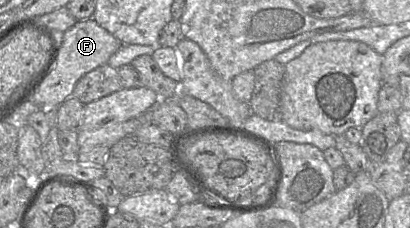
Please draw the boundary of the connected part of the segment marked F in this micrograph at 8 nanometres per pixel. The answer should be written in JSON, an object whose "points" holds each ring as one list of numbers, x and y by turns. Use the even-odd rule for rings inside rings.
{"points":[[93,18,77,21,63,33,56,63,29,101,37,105,39,110,55,111,72,96,75,85,85,74,106,64,122,45,122,42,102,28]]}

